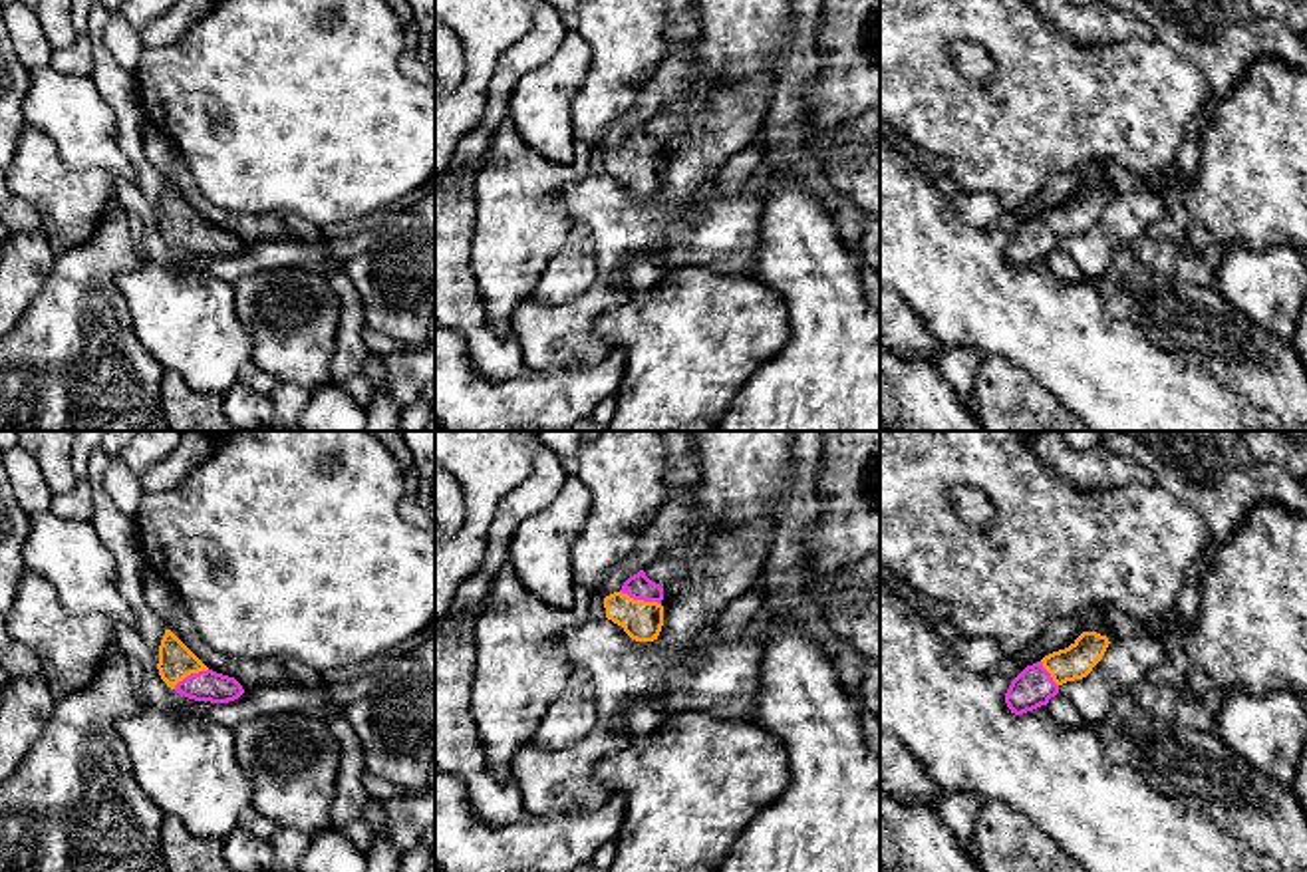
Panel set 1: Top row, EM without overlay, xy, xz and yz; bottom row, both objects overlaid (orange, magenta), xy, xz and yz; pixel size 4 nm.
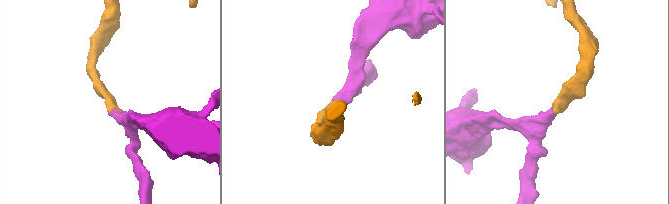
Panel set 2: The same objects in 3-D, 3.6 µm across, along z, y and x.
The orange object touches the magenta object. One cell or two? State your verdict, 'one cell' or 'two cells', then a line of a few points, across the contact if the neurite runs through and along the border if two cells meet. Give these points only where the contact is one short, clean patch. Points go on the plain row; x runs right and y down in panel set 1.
one cell; line xz (642, 175), (640, 155), (638, 142)

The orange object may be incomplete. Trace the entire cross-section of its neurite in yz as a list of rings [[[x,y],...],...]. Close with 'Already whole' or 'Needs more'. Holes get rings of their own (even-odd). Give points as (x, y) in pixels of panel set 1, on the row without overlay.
[[[1083,187],[1069,203],[1027,220],[1005,248],[1005,258],[1011,268],[1023,270],[1047,260],[1063,238],[1087,232],[1102,215],[1108,199],[1106,191]]]. Needs more

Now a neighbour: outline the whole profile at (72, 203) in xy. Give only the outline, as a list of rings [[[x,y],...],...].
[[[30,125],[20,133],[6,187],[40,213],[54,254],[85,244],[117,203],[113,175],[68,169],[56,143]]]

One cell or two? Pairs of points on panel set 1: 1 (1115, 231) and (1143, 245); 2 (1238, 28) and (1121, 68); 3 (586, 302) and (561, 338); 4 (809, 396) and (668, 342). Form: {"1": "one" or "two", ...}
{"1": "two", "2": "two", "3": "one", "4": "two"}

